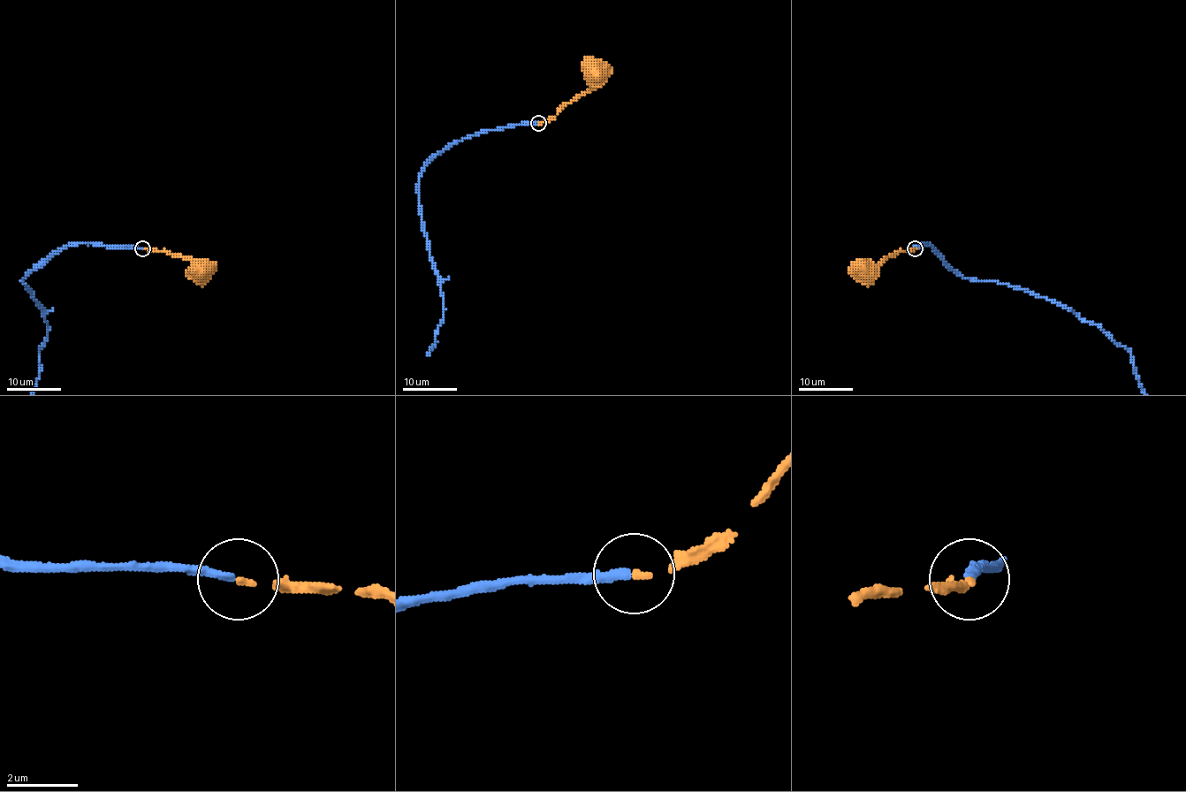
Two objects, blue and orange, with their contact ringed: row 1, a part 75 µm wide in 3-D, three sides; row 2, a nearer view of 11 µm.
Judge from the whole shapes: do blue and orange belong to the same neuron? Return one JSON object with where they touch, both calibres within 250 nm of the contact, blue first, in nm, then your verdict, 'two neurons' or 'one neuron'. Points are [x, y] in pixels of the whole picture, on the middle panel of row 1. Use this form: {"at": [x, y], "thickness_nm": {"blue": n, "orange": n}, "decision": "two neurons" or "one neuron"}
{"at": [538, 123], "thickness_nm": {"blue": 240, "orange": 140}, "decision": "one neuron"}

